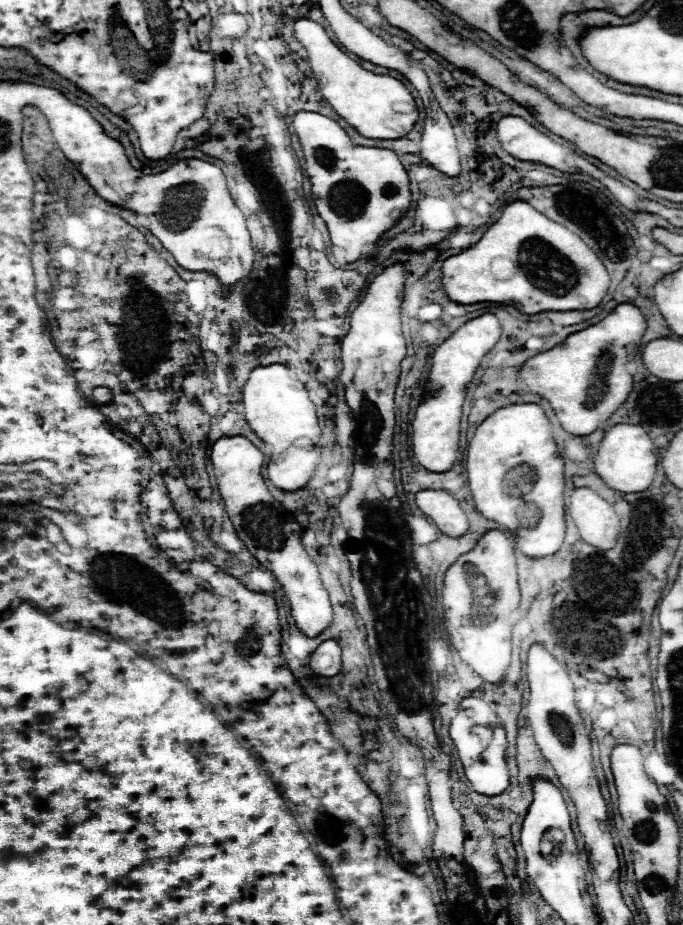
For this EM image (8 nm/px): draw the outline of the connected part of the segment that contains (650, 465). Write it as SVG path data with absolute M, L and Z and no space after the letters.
M617 424L609 428L595 454L595 472L601 480L617 492L643 492L651 486L657 470L657 448L643 426Z

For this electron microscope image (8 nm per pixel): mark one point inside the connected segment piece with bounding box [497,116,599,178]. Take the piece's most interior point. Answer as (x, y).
(523, 141)

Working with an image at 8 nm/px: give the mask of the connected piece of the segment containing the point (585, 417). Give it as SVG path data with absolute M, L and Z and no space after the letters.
M619 304L601 322L571 334L563 344L529 358L521 366L519 376L533 394L549 400L561 426L569 434L591 434L627 400L633 378L625 364L635 354L643 332L645 318L641 310L633 304Z

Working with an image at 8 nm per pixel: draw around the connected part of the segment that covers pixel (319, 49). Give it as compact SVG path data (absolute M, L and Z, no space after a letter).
M309 18L295 22L295 38L305 46L311 60L313 76L319 84L323 98L333 110L347 120L365 138L401 138L405 136L419 118L417 104L409 88L389 74L373 74L353 60L345 50L331 42L325 28Z

